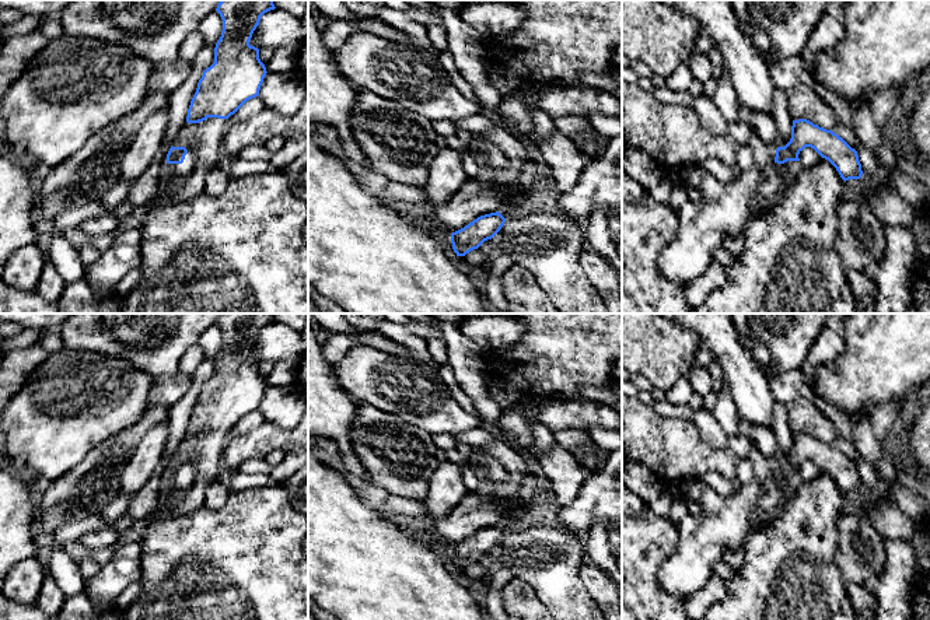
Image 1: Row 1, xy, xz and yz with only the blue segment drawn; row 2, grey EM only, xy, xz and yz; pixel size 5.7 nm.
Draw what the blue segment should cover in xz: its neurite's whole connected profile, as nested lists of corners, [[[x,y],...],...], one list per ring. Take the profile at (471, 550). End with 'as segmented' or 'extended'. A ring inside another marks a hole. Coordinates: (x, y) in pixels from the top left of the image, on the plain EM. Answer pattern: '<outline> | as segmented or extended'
[[[500,525],[485,528],[451,547],[452,563],[457,570],[465,570],[478,563],[485,554],[492,553],[504,539],[506,532]]] | as segmented

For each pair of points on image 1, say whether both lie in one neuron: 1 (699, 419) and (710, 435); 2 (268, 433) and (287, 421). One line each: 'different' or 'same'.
1: same
2: different

